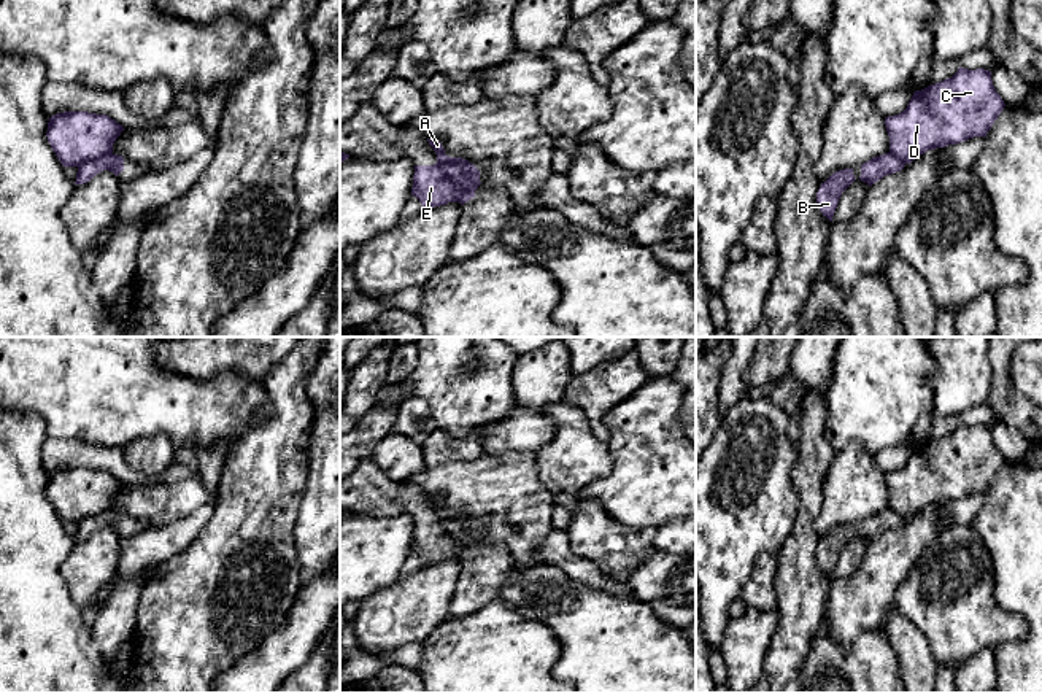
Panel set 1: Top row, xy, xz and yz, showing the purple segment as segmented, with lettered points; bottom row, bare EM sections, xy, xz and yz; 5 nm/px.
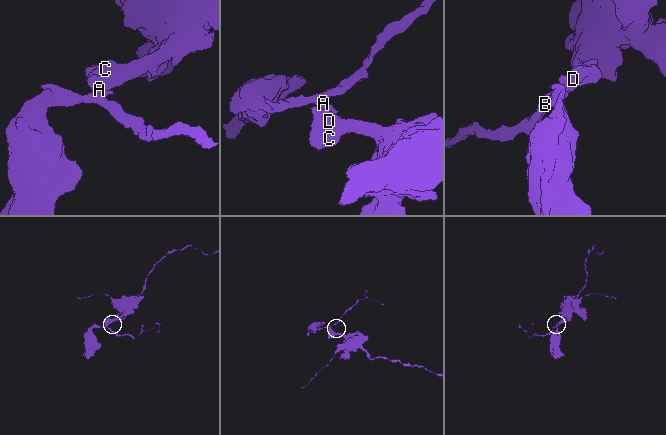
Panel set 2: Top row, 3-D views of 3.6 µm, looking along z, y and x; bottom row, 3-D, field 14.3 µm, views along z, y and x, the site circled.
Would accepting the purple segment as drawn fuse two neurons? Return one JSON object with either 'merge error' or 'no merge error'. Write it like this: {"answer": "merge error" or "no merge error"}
{"answer": "merge error"}

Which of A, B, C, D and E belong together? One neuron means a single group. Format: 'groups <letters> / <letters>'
groups A B / C D E

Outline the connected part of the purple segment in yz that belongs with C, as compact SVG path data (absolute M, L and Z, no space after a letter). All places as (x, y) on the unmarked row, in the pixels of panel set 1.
M959 423L951 434L915 447L902 469L885 474L890 510L910 520L929 505L986 493L1004 463L990 426Z

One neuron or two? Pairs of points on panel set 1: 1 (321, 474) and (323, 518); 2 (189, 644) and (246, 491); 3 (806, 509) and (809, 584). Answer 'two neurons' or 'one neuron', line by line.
1: one neuron
2: one neuron
3: one neuron

